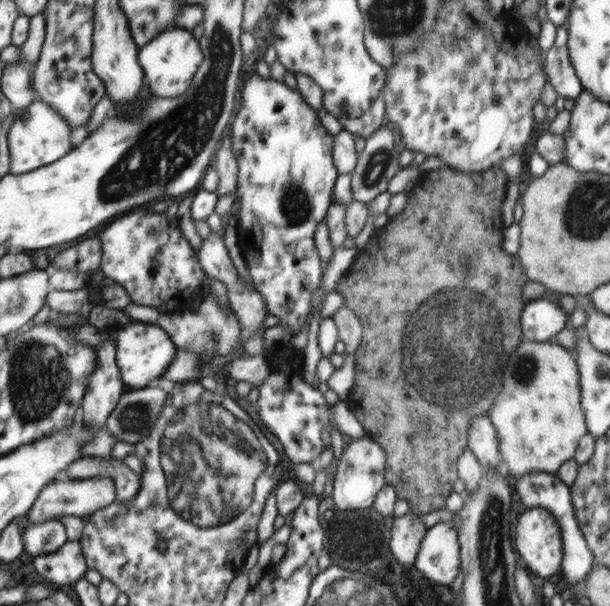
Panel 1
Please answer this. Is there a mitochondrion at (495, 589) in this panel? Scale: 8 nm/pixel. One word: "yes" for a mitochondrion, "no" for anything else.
yes

